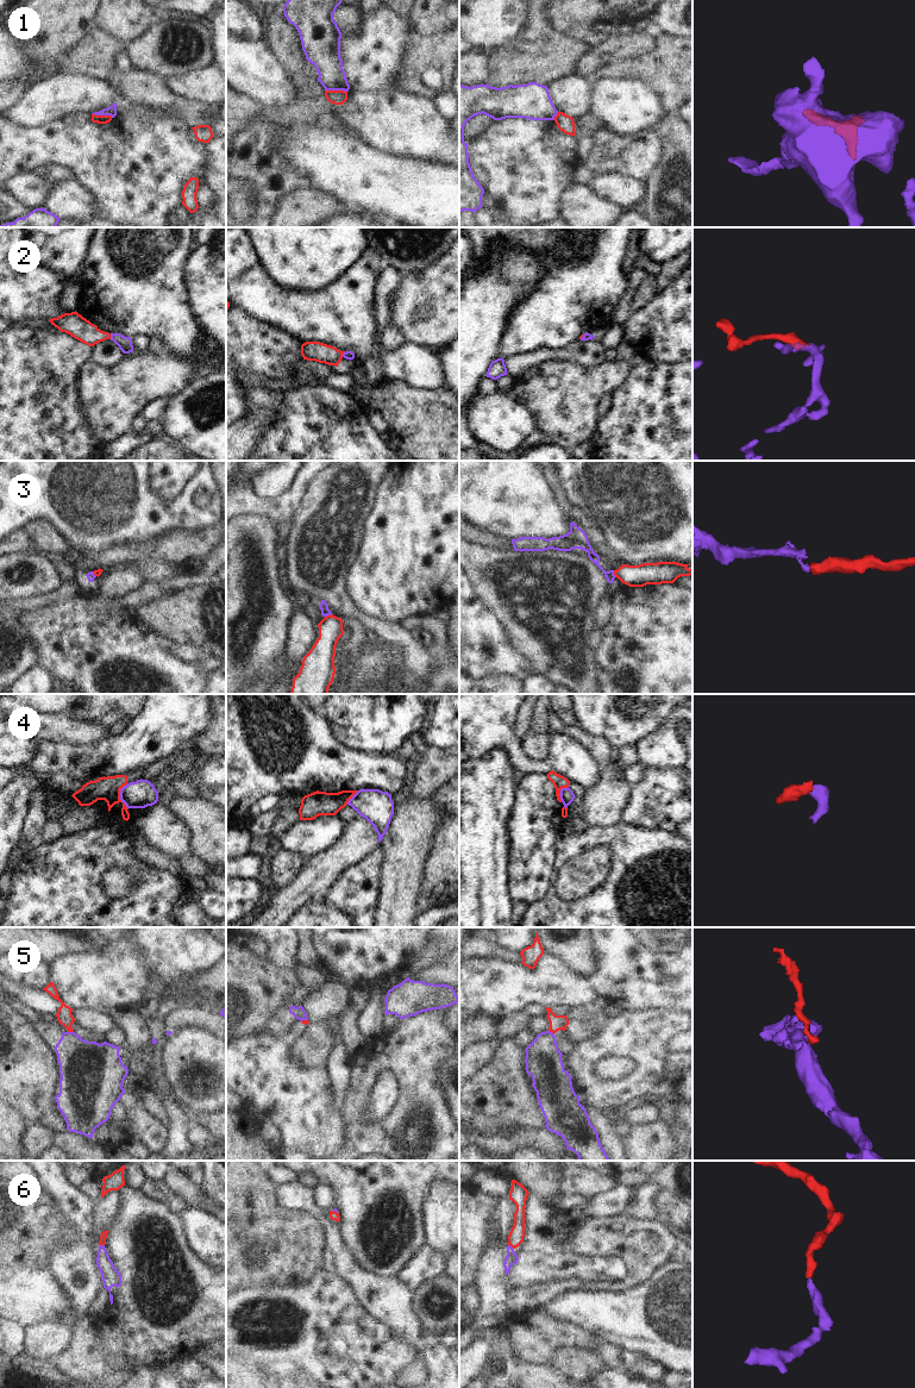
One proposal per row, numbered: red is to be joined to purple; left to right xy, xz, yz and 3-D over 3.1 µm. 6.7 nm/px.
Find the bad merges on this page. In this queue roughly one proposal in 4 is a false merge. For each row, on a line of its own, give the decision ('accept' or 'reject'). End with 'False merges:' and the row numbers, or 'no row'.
1: reject
2: accept
3: reject
4: reject
5: reject
6: accept
False merges: 1, 3, 4, 5

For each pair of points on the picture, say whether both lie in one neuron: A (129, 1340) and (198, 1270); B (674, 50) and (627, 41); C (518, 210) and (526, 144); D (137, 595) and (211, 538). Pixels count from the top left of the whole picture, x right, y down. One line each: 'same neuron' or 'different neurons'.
A: same neuron
B: different neurons
C: same neuron
D: different neurons

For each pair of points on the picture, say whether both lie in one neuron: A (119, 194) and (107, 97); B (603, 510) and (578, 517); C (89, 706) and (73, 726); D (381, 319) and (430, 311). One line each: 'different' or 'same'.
A: different
B: different
C: different
D: different

